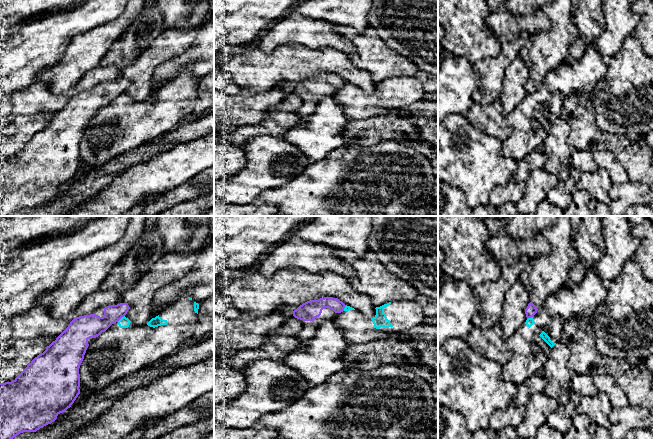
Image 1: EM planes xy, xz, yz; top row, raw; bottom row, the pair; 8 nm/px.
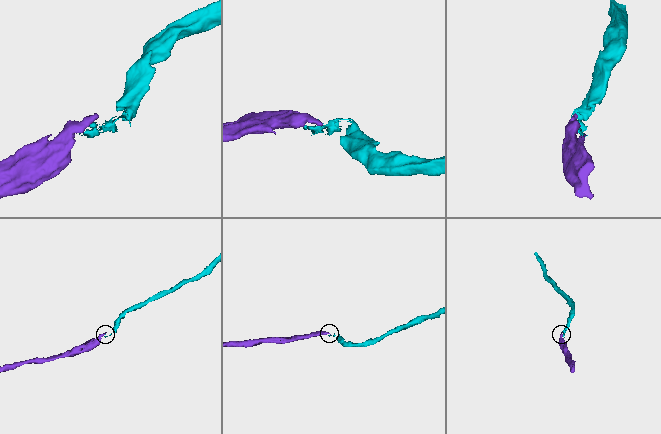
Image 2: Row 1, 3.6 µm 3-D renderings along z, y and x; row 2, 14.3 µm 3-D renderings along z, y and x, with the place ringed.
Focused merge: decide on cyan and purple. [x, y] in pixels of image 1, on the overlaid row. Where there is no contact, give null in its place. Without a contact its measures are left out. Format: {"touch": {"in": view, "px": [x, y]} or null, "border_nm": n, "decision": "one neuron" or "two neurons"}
{"touch": {"in": "xy", "px": [121, 318]}, "border_nm": 80, "decision": "two neurons"}

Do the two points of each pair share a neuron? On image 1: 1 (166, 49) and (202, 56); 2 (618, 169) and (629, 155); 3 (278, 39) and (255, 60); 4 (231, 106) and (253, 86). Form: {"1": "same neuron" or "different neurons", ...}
{"1": "different neurons", "2": "different neurons", "3": "different neurons", "4": "different neurons"}

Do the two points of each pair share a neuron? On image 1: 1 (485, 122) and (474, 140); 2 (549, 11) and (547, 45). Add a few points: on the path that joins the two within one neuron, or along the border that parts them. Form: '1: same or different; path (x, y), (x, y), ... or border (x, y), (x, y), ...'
1: different; border (465, 115), (476, 127), (501, 141)
2: same; path (554, 19), (554, 37)

